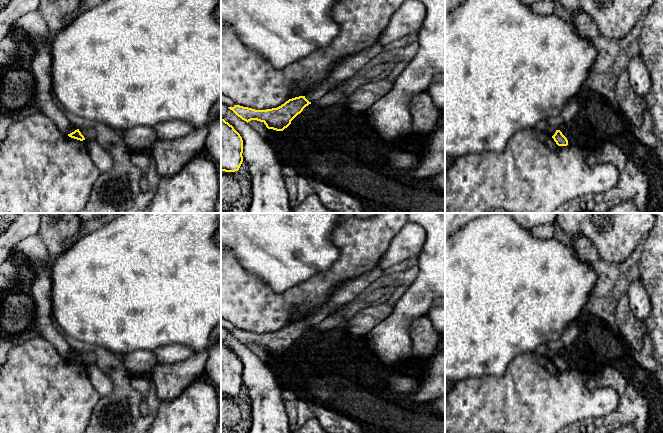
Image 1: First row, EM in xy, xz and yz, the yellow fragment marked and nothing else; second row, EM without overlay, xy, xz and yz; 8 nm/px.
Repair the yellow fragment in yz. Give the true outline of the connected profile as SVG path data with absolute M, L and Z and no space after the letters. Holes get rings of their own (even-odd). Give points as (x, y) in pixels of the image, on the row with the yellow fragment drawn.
M556 130L555 134L552 136L554 141L558 146L567 146L568 140L567 138L562 134L560 130Z

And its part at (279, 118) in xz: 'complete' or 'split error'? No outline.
complete

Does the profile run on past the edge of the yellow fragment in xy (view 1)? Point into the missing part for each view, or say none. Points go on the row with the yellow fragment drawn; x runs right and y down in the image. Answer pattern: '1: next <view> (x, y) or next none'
1: next none

